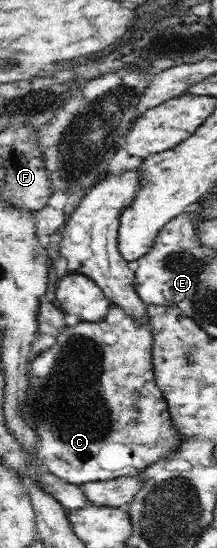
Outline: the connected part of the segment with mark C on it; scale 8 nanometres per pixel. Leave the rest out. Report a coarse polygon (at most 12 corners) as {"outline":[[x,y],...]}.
{"outline":[[111,304],[31,362],[51,474],[133,477],[179,447],[148,314]]}

